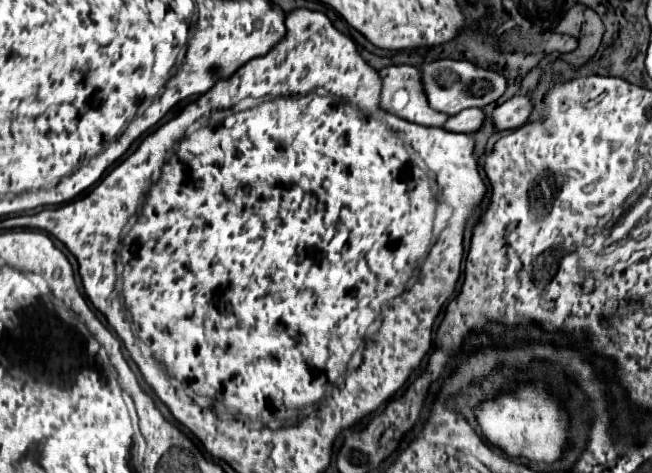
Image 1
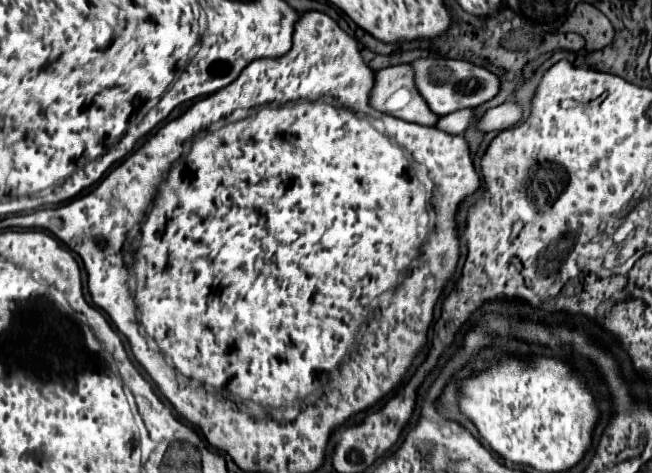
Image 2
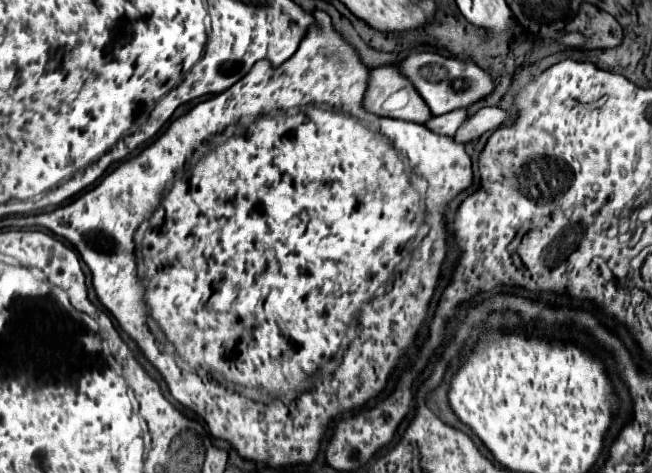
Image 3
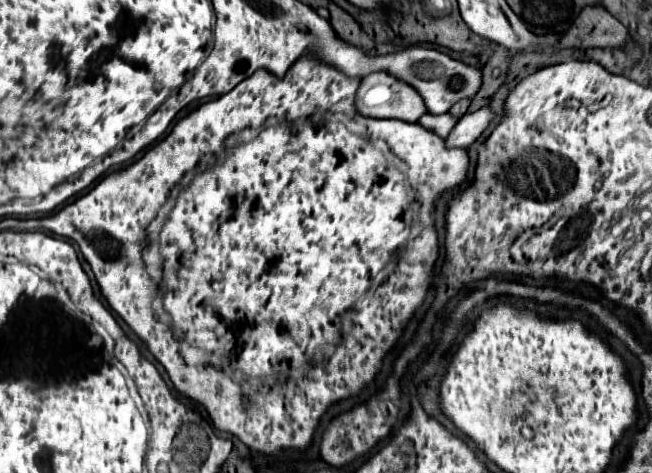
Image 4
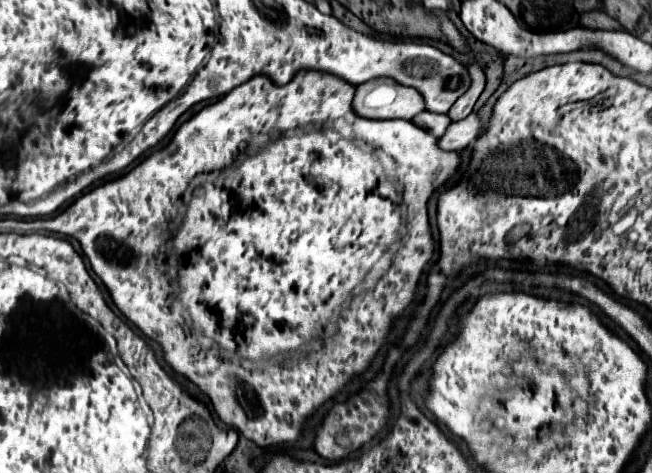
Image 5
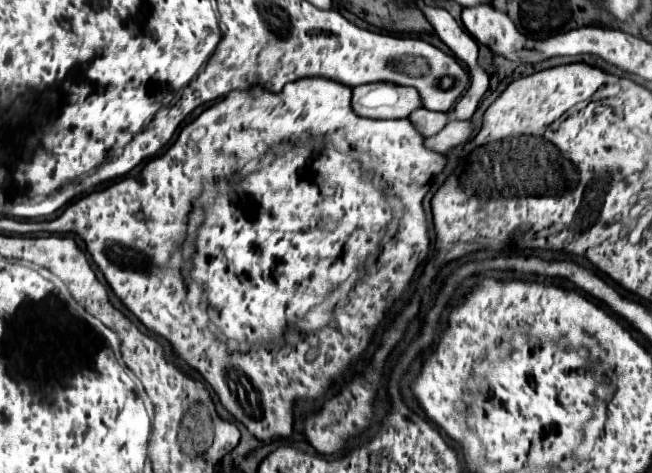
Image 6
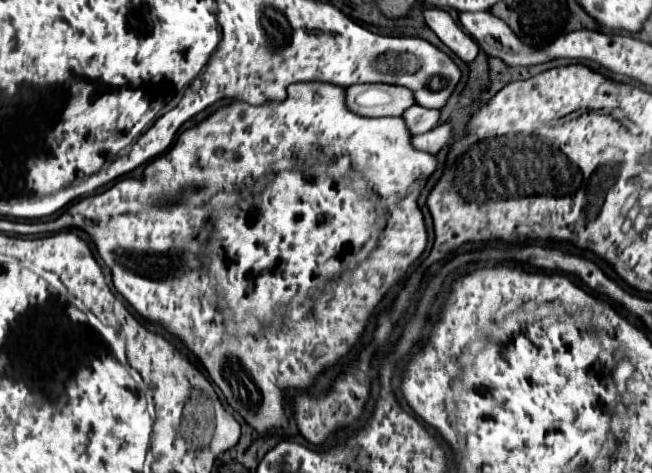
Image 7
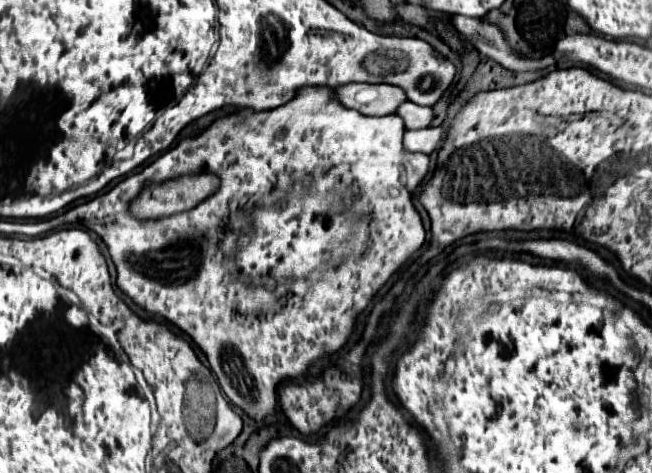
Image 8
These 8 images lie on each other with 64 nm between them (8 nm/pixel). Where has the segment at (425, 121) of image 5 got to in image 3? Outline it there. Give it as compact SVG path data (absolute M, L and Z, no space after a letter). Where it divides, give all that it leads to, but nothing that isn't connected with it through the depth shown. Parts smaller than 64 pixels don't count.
M454 110L454 112L448 112L448 114L442 114L442 116L434 116L428 120L428 128L438 132L438 134L444 134L444 136L454 136L456 130L462 126L462 122L468 118L468 112L466 110Z

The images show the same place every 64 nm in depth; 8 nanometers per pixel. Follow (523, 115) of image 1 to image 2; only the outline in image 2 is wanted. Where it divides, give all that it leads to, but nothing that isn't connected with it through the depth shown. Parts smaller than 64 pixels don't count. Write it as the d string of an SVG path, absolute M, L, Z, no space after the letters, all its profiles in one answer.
M504 102L496 108L490 108L480 120L478 120L478 128L482 128L484 132L490 132L490 130L506 130L506 128L512 128L514 124L518 124L522 120L522 114L524 114L524 108L518 104L518 102Z

